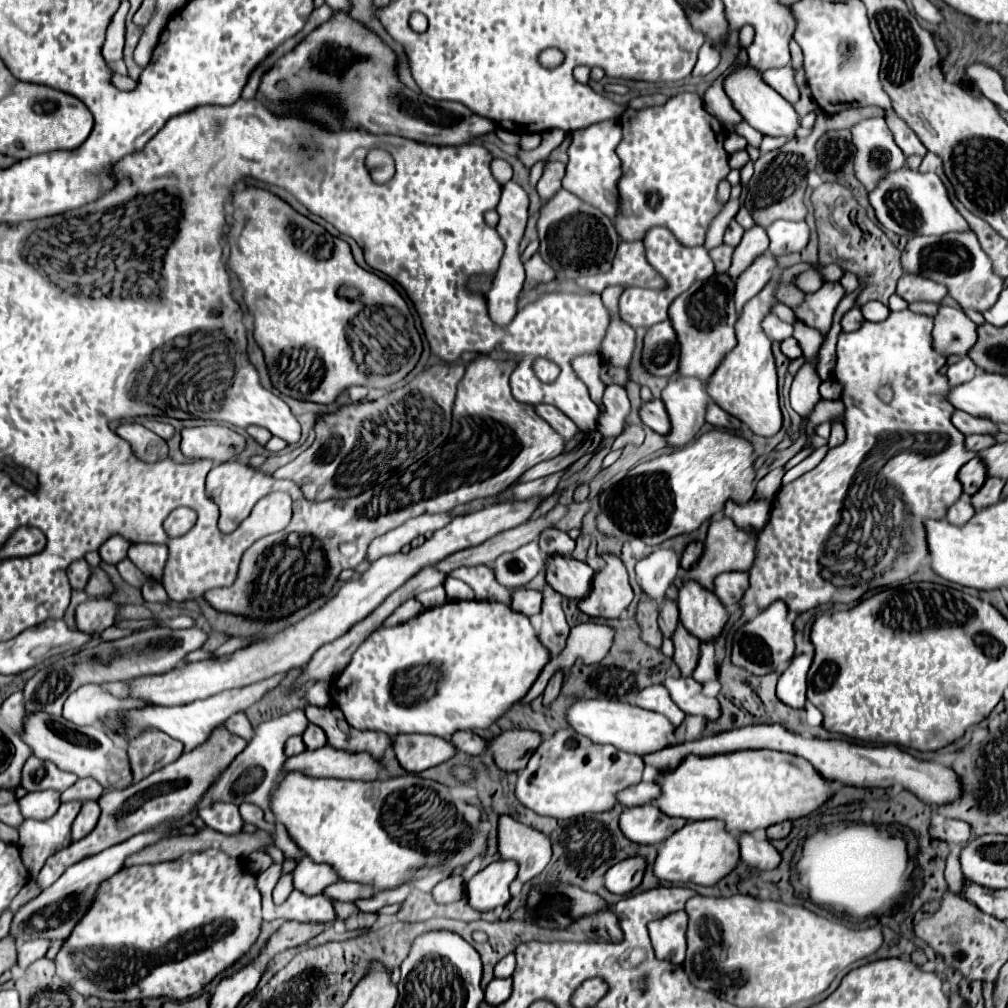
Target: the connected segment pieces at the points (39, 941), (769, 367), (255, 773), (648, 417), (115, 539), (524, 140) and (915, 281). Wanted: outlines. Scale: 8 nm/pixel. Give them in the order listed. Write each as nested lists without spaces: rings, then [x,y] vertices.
[[[36,938],[36,940],[28,940],[18,948],[18,966],[26,968],[30,966],[34,960],[44,958],[46,950],[50,948],[50,940],[44,938]]]
[[[774,278],[770,280],[770,284],[766,284],[762,292],[758,292],[752,300],[746,302],[736,322],[738,344],[724,356],[720,366],[710,376],[706,388],[714,402],[724,406],[728,414],[740,418],[758,436],[774,436],[782,428],[782,410],[778,400],[778,376],[772,354],[772,340],[768,340],[764,328],[760,326],[764,314],[770,314],[772,306],[778,304],[776,298],[778,288],[780,288],[780,278]]]
[[[294,710],[290,714],[278,716],[276,720],[262,722],[256,728],[256,734],[248,742],[246,750],[240,752],[232,760],[232,764],[218,776],[218,780],[204,794],[202,802],[210,802],[210,804],[216,804],[216,802],[232,802],[236,806],[240,806],[242,802],[252,802],[252,804],[260,806],[266,812],[266,818],[268,818],[270,816],[268,796],[270,796],[270,790],[272,790],[272,784],[274,784],[278,772],[282,770],[282,764],[286,762],[284,744],[286,744],[288,738],[292,738],[296,734],[304,734],[306,726],[308,726],[308,720],[304,716],[304,710]]]
[[[662,400],[646,402],[640,410],[640,416],[642,416],[642,424],[652,428],[658,434],[668,434],[668,430],[672,430],[672,426],[668,422],[668,412],[664,410]]]
[[[112,534],[102,546],[100,546],[100,558],[108,564],[118,564],[120,560],[126,558],[126,552],[130,548],[130,542],[122,538],[120,534]]]
[[[522,134],[520,147],[523,150],[529,151],[537,148],[541,143],[541,135],[540,134]]]
[[[902,274],[898,280],[898,290],[906,302],[916,302],[916,300],[926,300],[926,302],[940,302],[946,294],[948,288],[940,286],[938,282],[932,282],[930,278],[920,278],[916,274]]]

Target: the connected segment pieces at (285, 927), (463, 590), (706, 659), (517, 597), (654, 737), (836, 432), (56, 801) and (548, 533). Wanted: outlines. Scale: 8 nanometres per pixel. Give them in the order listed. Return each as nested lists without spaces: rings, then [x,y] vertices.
[[[284,922],[266,942],[266,946],[260,950],[260,956],[274,956],[278,952],[284,952],[288,948],[306,944],[312,936],[320,934],[324,926],[318,924],[298,924],[298,922]]]
[[[450,576],[446,578],[444,588],[446,588],[446,596],[448,596],[448,600],[472,600],[472,598],[474,598],[470,586],[466,586],[464,582],[454,580],[454,578],[450,578]]]
[[[704,642],[700,646],[700,660],[692,678],[696,678],[698,682],[706,682],[706,680],[716,678],[716,672],[718,672],[718,666],[714,658],[714,642]]]
[[[522,588],[512,594],[512,608],[526,616],[540,614],[540,606],[542,606],[542,592],[538,592],[538,590]]]
[[[576,700],[566,710],[566,722],[572,730],[590,738],[596,744],[612,744],[624,752],[638,754],[638,756],[644,756],[668,746],[668,734],[674,730],[670,720],[664,718],[662,714],[656,714],[632,704],[616,702],[616,700]]]
[[[832,422],[832,434],[830,434],[830,440],[828,440],[828,446],[834,448],[838,444],[842,444],[846,438],[846,428],[840,424],[840,422]]]
[[[42,790],[42,792],[28,792],[24,798],[18,800],[24,818],[46,820],[60,808],[60,792],[56,790]]]
[[[546,528],[542,534],[540,534],[540,550],[548,556],[570,556],[572,550],[574,550],[574,540],[562,532],[562,530],[556,530],[556,528]]]

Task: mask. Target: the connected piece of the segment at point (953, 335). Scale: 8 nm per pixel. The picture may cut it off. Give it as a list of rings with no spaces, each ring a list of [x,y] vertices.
[[[940,306],[934,316],[934,346],[944,354],[964,356],[976,342],[976,324],[962,308]]]

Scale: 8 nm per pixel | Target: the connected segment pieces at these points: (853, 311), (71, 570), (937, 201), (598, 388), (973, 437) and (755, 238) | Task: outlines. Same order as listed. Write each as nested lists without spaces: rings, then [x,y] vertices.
[[[854,306],[854,308],[850,308],[850,310],[844,314],[844,318],[842,318],[842,330],[846,330],[846,332],[858,330],[858,328],[862,326],[862,322],[864,322],[864,316],[862,316],[860,308]]]
[[[82,558],[82,560],[76,560],[68,566],[68,578],[70,578],[70,584],[72,588],[84,588],[88,584],[88,578],[90,578],[90,564]]]
[[[902,166],[900,170],[894,170],[880,180],[880,186],[870,192],[870,204],[876,210],[876,218],[884,228],[908,238],[922,234],[940,236],[952,230],[968,230],[966,220],[952,206],[948,190],[936,172],[920,174],[918,170]]]
[[[580,356],[572,362],[576,374],[580,376],[580,380],[588,386],[588,392],[590,392],[590,398],[596,402],[596,404],[602,404],[602,392],[604,392],[604,386],[602,386],[602,380],[600,380],[600,370],[602,370],[602,362],[594,356]]]
[[[968,434],[968,436],[966,436],[966,448],[972,450],[972,452],[976,452],[976,454],[978,454],[980,450],[992,446],[992,444],[994,444],[994,438],[988,436],[988,434]]]
[[[756,224],[756,226],[752,226],[750,230],[744,232],[742,242],[736,246],[728,274],[732,278],[738,278],[744,272],[744,266],[748,266],[752,262],[752,258],[764,254],[764,250],[768,250],[768,234],[762,226]]]

